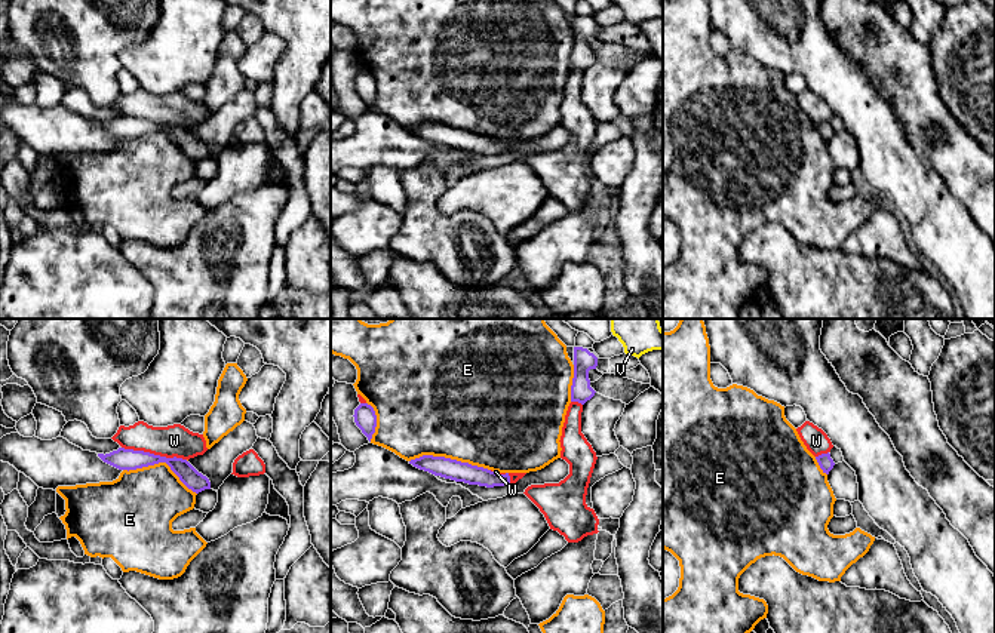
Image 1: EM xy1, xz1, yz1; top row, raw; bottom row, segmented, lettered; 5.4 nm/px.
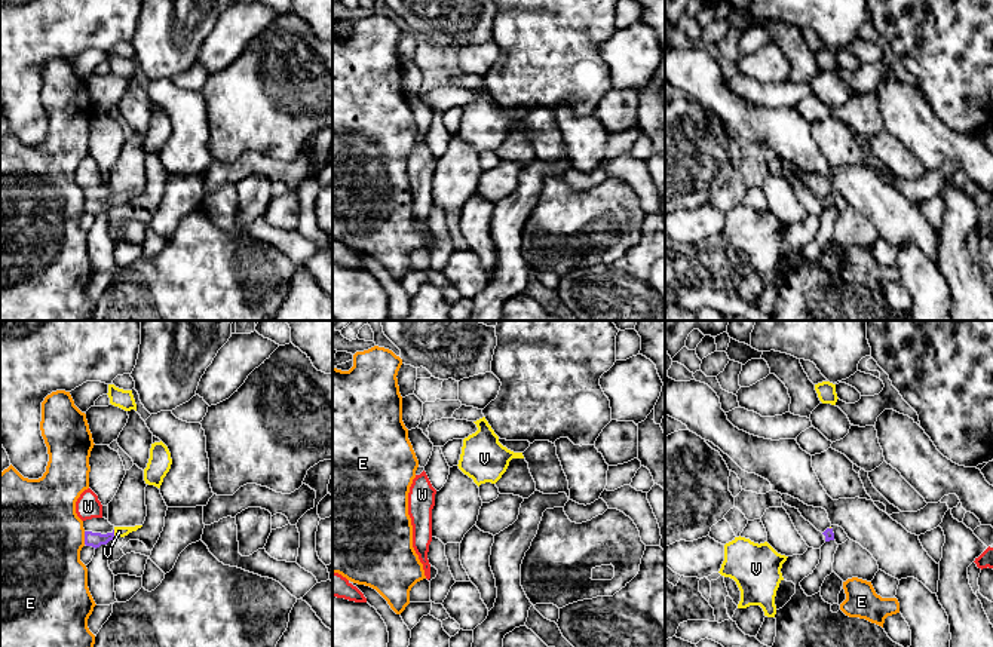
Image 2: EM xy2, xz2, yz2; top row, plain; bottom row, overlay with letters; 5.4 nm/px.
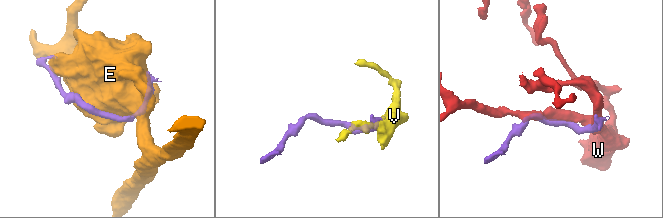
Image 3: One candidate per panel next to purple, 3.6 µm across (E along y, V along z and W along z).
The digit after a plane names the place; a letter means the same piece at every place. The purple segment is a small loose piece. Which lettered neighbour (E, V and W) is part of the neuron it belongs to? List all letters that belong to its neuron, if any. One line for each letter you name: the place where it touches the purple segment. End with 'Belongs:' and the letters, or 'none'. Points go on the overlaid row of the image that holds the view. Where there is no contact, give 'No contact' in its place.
V: Touches purple at xy2 (113, 534)
Belongs: V

